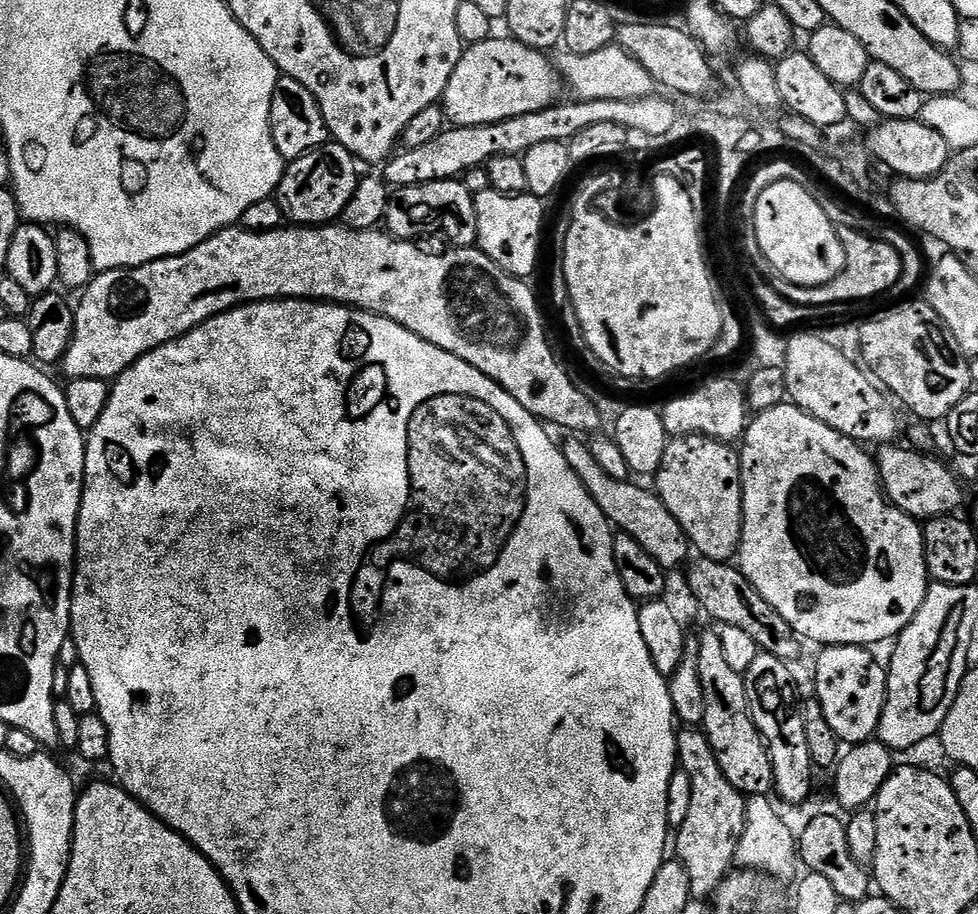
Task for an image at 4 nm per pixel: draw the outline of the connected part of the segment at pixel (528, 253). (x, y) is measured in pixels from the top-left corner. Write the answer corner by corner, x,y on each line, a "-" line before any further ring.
483,192
475,196
478,214
476,244
502,270
512,276
532,278
540,260
540,235
544,232
544,204
539,196
521,194
510,196
507,192

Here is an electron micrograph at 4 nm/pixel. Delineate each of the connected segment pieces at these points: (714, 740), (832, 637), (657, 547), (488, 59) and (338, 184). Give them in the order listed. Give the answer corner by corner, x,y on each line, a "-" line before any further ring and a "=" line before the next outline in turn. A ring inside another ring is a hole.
719,631
699,633
698,639
698,672
702,678
702,691
706,693
706,718
702,730
708,736
714,756
718,758
722,774
726,774
730,786
745,798
768,796
774,788
772,759
764,737
752,721
743,675
728,665
=
791,402
774,406
774,410
755,413
744,431
742,443
738,448
740,481
744,487
744,525
740,539
738,567
758,590
758,594
762,594
762,598
766,598
766,602
770,602
770,606
774,606
774,610
778,610
778,614
786,618
786,622
795,630
797,636
805,641
813,640
814,643
820,644
819,646
834,644
873,646
872,644
880,644
883,640
891,641
898,637
918,614
930,585
924,557
924,529
912,516
898,510
888,501
880,483
880,472
876,468
873,453
864,452
864,448
863,443
838,434
838,430
826,426
826,422
818,422
818,418
806,414
806,410
=
568,439
572,440
563,441
562,444
566,462
570,462
574,474
578,474
582,486
586,486
590,498
594,498
598,510
602,510
602,514
613,529
630,534
630,538
634,538
634,542
638,542
638,546
642,546
642,550
646,550
646,554
650,554
650,558
654,558
658,566
666,570
680,567
683,569
690,560
688,536
682,530
682,526
678,526
678,518
674,518
674,514
666,510
662,498
656,495
651,487
643,488
640,485
643,483
633,482
631,479
618,481
613,475
606,474
598,464
591,447
580,441
583,439
=
493,38
465,47
442,97
445,117
455,127
493,124
522,114
534,114
534,110
549,108
561,99
562,77
553,61
548,61
541,49
527,48
515,38
507,39
=
329,142
321,148
315,148
313,152
307,152
302,158
291,161
284,169
284,177
280,179
278,199
280,209
284,211
285,217
296,226
323,226
343,217
346,210
346,202
354,198
354,190
359,186
362,179
362,172
359,172
356,157
350,154
341,144

